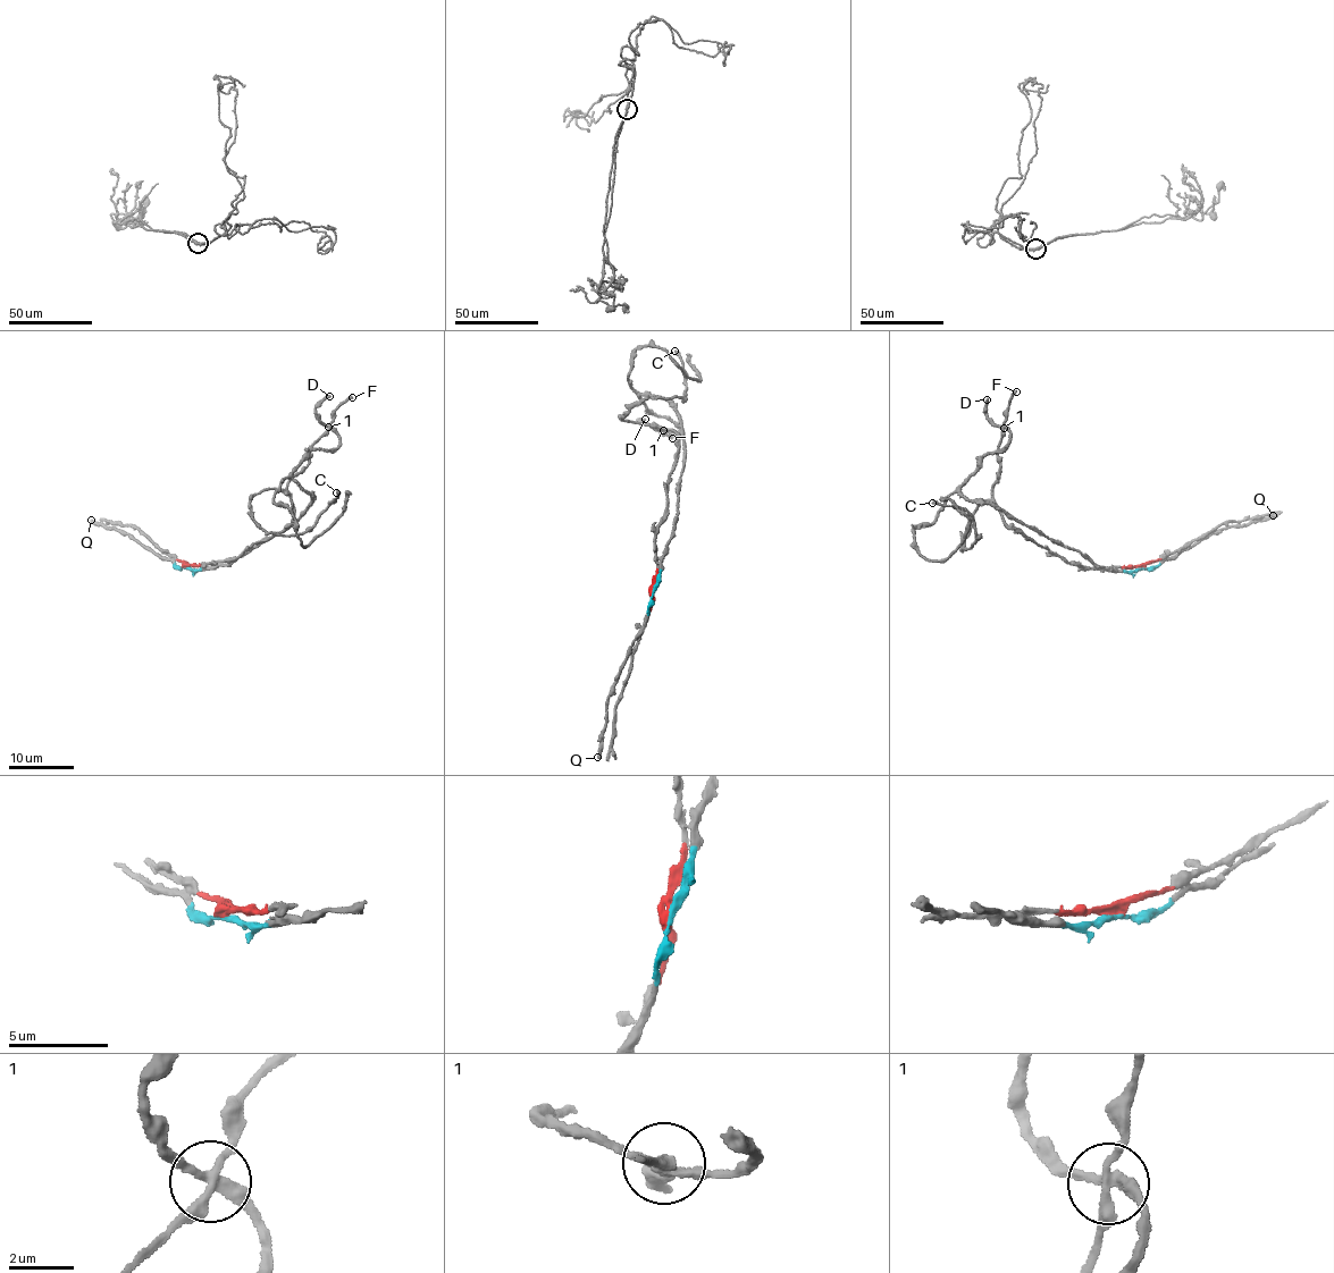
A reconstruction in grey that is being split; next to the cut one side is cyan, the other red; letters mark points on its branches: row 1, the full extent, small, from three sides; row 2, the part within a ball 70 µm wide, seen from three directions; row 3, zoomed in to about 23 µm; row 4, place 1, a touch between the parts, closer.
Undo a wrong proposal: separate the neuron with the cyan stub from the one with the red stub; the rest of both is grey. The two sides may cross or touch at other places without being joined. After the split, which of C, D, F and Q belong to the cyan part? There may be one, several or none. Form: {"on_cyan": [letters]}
{"on_cyan": ["D", "Q"]}

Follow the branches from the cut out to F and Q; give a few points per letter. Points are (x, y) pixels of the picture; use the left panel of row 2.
F: (185, 566), (233, 561), (291, 524), (287, 482), (308, 464), (312, 444), (328, 428), (334, 412), (352, 397)
Q: (185, 566), (178, 568), (132, 537), (112, 528), (107, 530), (90, 520)

